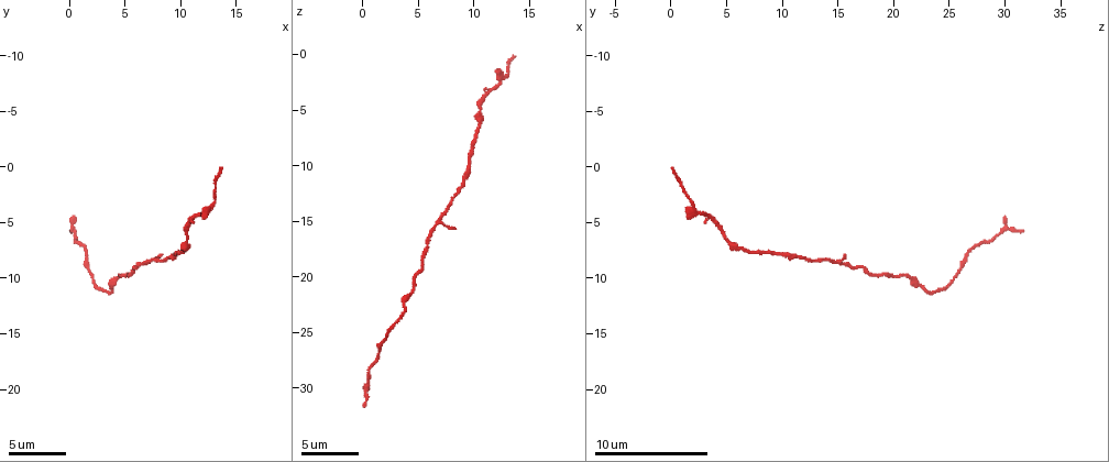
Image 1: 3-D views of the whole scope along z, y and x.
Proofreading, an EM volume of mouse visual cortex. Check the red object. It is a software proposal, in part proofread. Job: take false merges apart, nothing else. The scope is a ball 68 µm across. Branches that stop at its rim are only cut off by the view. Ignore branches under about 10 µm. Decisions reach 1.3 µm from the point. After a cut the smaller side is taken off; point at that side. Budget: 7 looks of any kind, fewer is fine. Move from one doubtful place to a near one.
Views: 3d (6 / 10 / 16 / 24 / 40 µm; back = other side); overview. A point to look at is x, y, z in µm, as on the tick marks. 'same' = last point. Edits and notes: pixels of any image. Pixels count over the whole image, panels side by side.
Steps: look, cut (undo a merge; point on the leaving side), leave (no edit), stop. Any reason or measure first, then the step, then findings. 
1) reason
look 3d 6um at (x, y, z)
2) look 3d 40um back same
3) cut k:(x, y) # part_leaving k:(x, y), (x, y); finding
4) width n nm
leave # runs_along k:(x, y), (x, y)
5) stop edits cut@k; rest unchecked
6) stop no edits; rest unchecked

thin neck
look 3d 6um at (10.6, 6.4, 4.8)

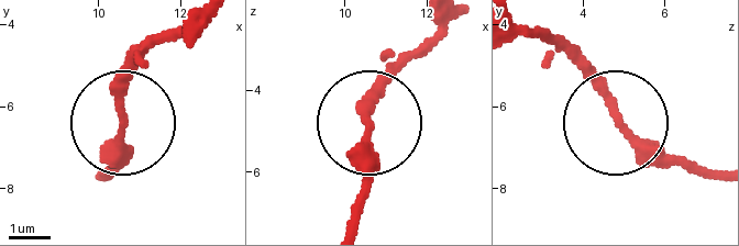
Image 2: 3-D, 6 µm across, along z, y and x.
leave # runs_along 2:(97, 169), (119, 159), (119, 86), (136, 47); all the same cell

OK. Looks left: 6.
thick turns thin
look 3d 10um at (9.0, 8.2, 12.2)

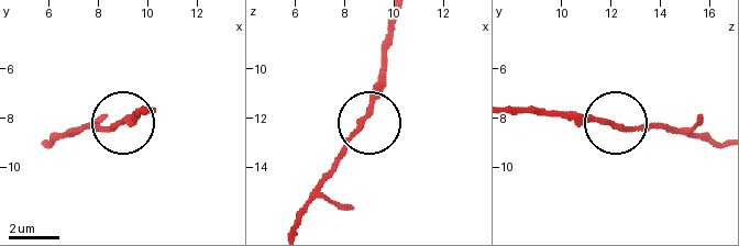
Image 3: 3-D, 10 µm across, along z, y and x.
leave # runs_along 3:(691, 136), (655, 125), (605, 125), (556, 115); continuous, no second cell

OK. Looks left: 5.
branch point
look 3d 10um at (6.2, 8.8, 15.8)

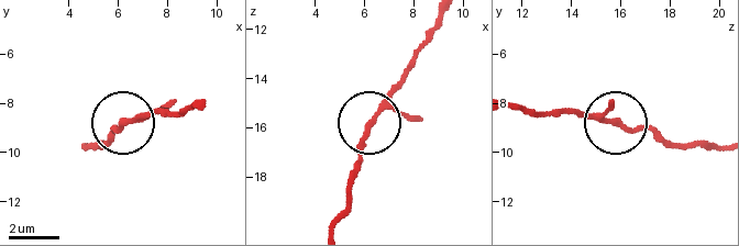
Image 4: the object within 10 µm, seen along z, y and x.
look 3d 6um at (6.3, 8.8, 15.6)

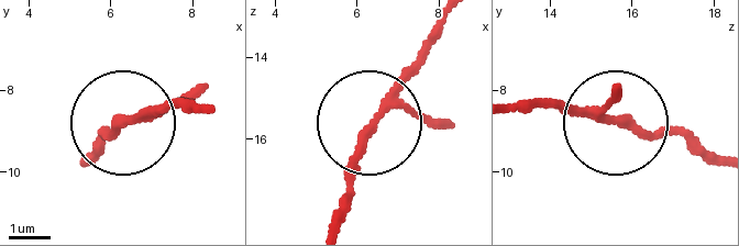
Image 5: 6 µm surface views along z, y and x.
width 190 nm
leave # runs_along 5:(609, 124), (679, 134), (710, 152); continuous, no second cell

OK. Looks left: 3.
calibre changes
look 3d 10um at (4.6, 9.6, 21.0)

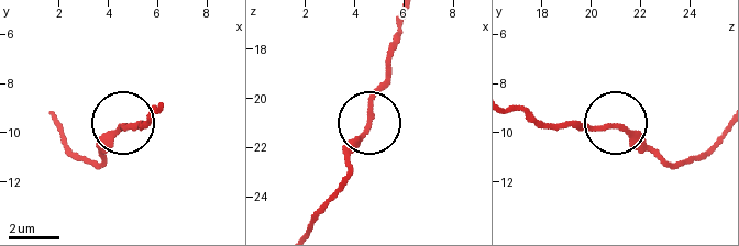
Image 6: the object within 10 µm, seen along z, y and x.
leave # runs_along 6:(403, 22), (388, 53), (386, 85), (346, 165); all the same cell

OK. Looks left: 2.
stop no edits; rest unchecked

